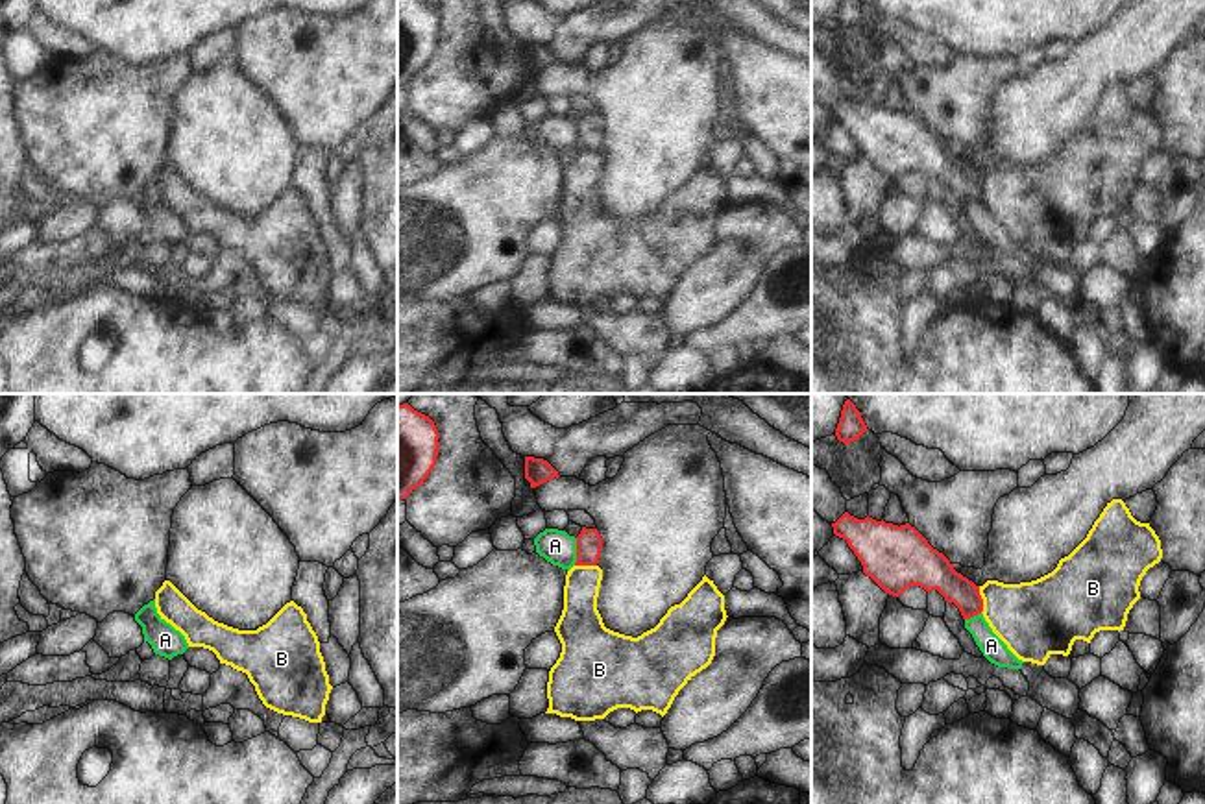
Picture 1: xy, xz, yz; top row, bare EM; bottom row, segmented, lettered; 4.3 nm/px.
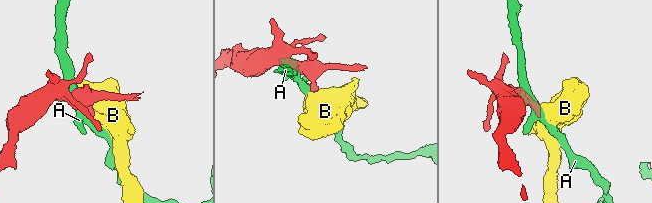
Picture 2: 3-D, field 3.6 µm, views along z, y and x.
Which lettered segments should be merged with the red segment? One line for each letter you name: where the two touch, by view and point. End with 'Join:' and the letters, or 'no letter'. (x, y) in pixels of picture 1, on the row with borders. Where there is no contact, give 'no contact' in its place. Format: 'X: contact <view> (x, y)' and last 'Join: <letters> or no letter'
Join: no letter

